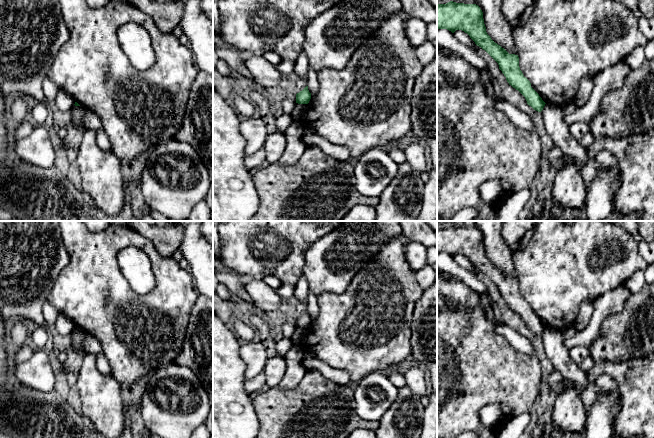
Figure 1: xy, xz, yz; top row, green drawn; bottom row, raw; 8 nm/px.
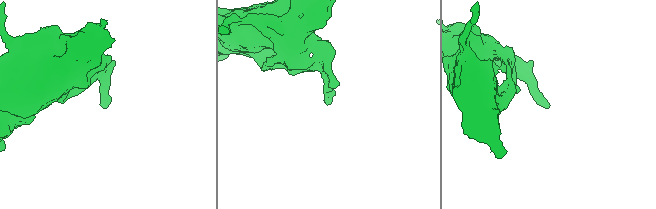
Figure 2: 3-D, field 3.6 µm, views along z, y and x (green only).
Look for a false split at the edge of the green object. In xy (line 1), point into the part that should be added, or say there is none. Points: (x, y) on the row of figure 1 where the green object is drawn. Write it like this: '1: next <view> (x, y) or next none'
1: next none

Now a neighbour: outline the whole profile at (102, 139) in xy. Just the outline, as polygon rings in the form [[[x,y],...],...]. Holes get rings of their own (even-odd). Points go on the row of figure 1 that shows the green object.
[[[99,128],[95,130],[95,135],[96,135],[96,141],[98,146],[105,151],[110,151],[111,150],[111,143],[106,135],[105,131],[102,128]]]

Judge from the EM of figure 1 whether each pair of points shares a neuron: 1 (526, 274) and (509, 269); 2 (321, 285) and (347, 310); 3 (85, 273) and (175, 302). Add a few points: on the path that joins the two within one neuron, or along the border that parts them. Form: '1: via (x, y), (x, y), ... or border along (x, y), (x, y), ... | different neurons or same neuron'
1: border along (513, 252), (513, 266), (518, 278) | different neurons
2: border along (350, 282), (340, 293), (323, 292), (317, 296) | different neurons
3: via (107, 293), (116, 300), (153, 303) | same neuron

